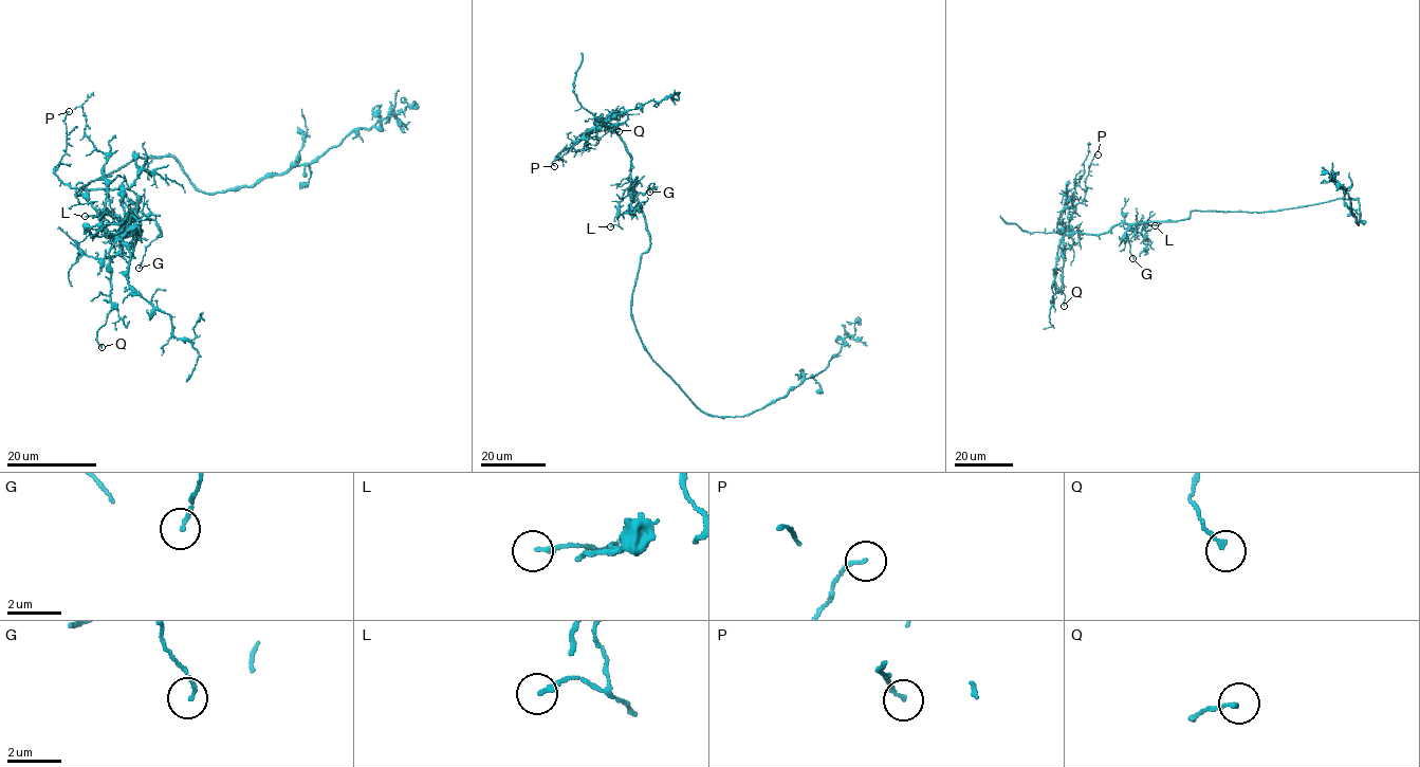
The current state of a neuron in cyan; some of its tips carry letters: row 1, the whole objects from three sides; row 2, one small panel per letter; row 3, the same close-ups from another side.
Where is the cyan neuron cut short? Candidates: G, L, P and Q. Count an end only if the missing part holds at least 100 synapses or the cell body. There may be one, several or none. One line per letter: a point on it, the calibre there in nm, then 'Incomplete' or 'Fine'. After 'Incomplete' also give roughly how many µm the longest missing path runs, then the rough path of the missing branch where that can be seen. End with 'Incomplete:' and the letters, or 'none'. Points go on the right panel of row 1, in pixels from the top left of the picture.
G: Place: (1132, 258). Thickness 120 nm. Fine
L: Place: (1155, 225). Thickness 180 nm. Fine
P: Place: (1098, 154). Thickness 130 nm. Fine
Q: Place: (1064, 306). Thickness 150 nm. Fine
Incomplete: none

